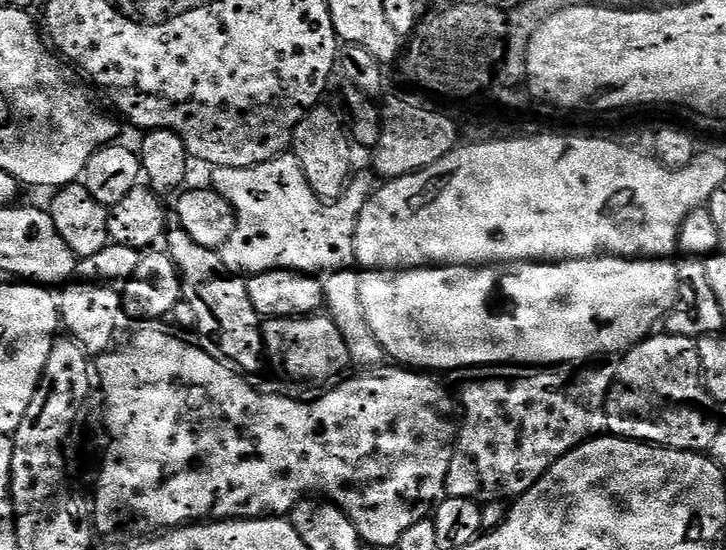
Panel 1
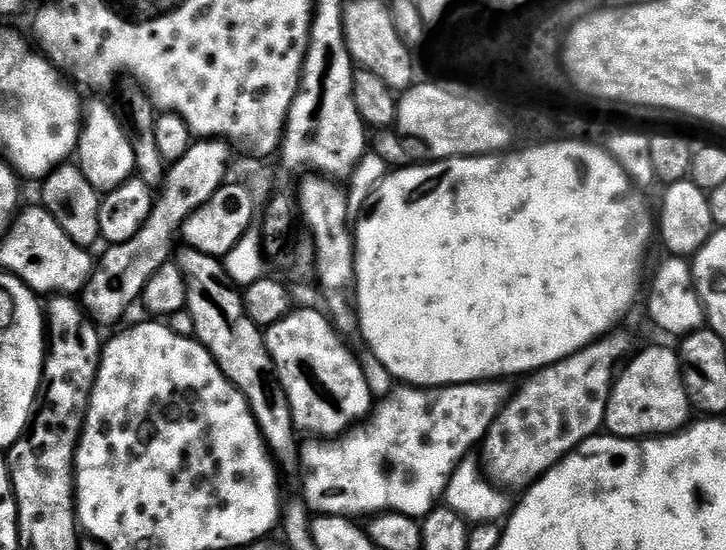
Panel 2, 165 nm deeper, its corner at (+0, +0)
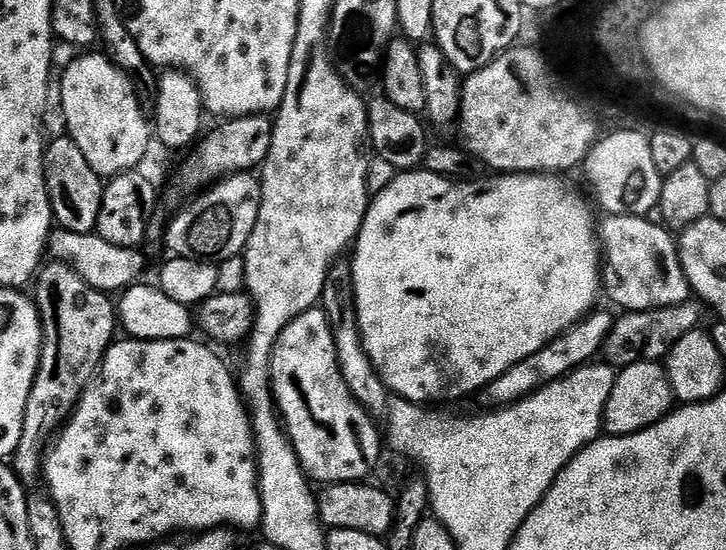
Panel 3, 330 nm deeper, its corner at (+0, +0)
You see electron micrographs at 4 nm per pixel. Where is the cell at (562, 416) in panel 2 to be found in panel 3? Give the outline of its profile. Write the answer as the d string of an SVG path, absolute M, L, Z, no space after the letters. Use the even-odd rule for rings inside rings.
M696 302L670 306L669 308L655 308L652 312L624 312L613 323L610 334L606 338L602 349L602 356L607 363L617 369L628 364L637 364L640 360L663 361L672 345L678 338L686 338L686 334L697 331L700 320L701 305Z

